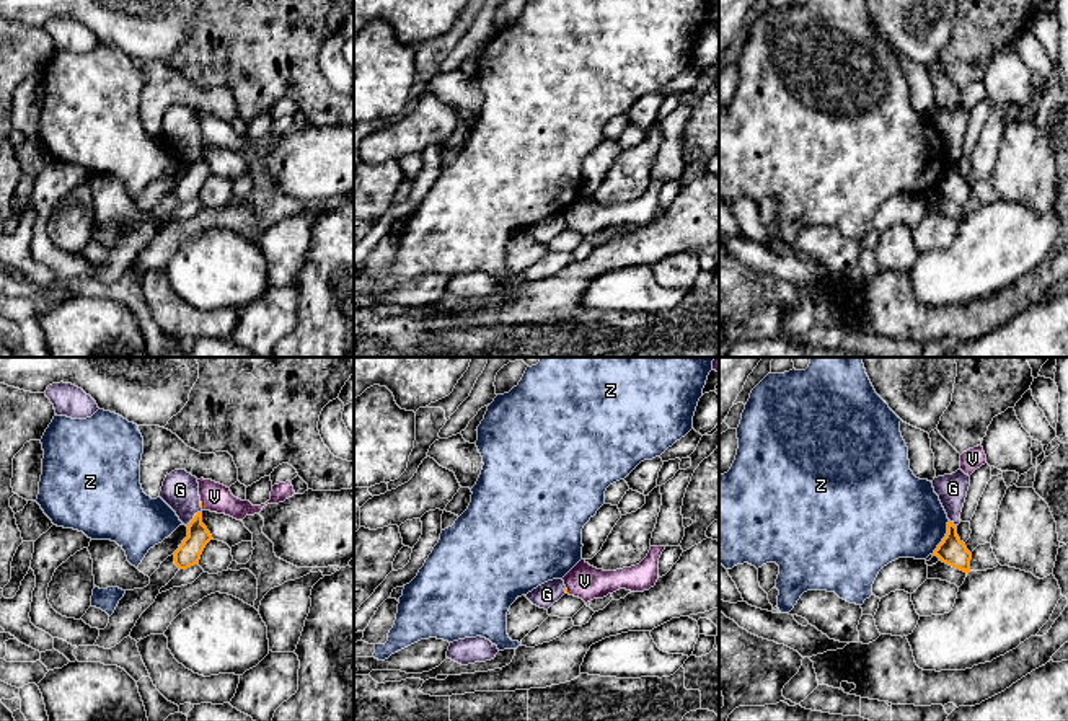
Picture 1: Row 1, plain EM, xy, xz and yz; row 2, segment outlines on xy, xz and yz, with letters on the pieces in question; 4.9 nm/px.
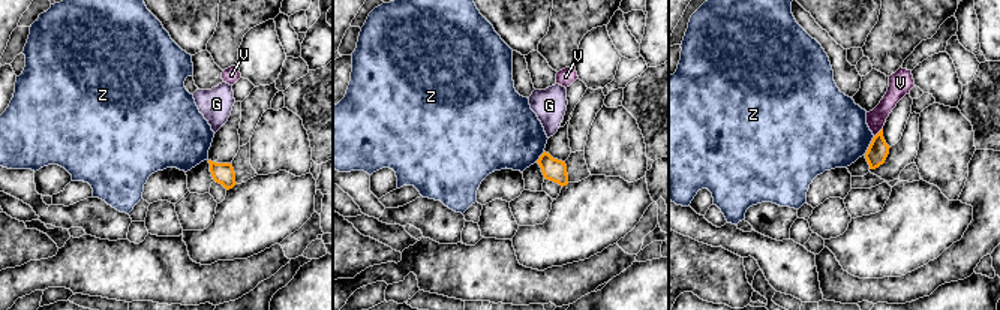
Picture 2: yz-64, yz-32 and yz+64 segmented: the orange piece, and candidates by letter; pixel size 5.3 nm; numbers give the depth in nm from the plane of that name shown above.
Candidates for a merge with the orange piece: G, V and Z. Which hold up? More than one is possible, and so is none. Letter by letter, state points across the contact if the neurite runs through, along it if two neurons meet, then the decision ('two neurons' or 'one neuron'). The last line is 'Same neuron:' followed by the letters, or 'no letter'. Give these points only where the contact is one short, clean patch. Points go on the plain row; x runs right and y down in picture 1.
G: one neuron
V: two neurons
Z: two neurons
Same neuron: G

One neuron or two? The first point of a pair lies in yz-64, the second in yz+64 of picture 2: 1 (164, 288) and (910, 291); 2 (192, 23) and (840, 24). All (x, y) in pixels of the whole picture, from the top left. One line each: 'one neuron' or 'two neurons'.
1: one neuron
2: one neuron

